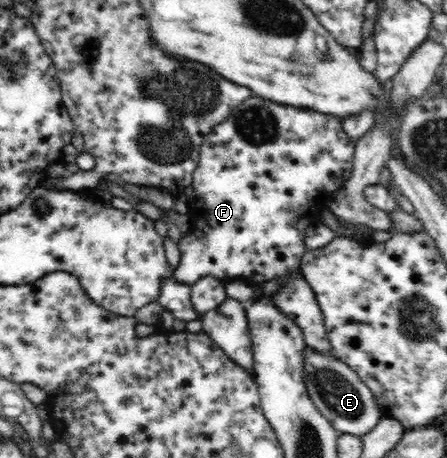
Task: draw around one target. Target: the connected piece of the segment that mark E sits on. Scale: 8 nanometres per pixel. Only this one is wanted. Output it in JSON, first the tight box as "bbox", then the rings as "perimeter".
{"bbox":[304,347,385,436],"perimeter":[[[306,347],[304,352],[304,382],[308,385],[310,399],[316,409],[337,429],[339,433],[362,436],[374,429],[385,414],[376,403],[371,389],[364,385],[358,374],[338,360],[330,352],[318,352]]]}

